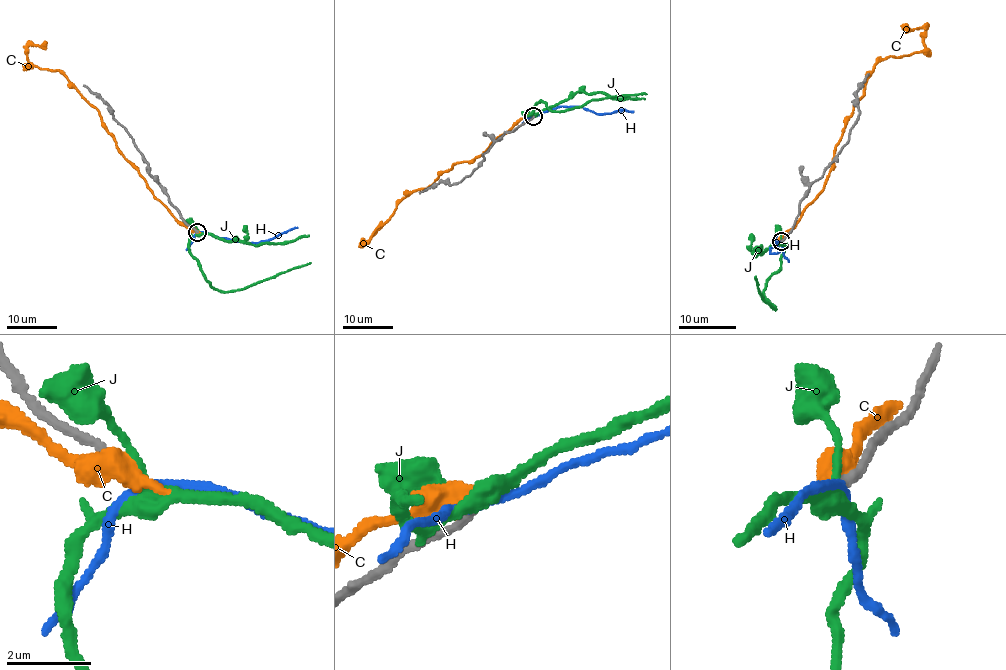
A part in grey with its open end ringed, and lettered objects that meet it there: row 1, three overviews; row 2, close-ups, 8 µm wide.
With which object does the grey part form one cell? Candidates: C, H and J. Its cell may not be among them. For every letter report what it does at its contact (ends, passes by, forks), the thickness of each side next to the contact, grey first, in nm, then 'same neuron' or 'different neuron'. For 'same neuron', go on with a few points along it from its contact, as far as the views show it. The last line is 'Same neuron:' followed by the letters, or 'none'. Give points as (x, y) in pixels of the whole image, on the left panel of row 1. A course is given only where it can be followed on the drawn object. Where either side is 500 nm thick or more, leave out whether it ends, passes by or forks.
C: 240 nm thick on the grey side, 650 nm on the other; different neuron
H: it passes by; 240 nm thick on the grey side, 180 nm on the other; different neuron
J: it forks there; 240 nm thick on the grey side, 280 nm on the other; different neuron
Same neuron: none

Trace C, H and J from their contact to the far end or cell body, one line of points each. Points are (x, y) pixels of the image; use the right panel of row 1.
C: (782, 240), (822, 188), (867, 75), (884, 57), (909, 56), (925, 47), (925, 29), (900, 26)
H: (782, 242), (770, 248), (770, 253), (778, 252), (776, 236)
J: (781, 240), (783, 249), (781, 268), (768, 281), (763, 294), (775, 309), (759, 294), (755, 276)

